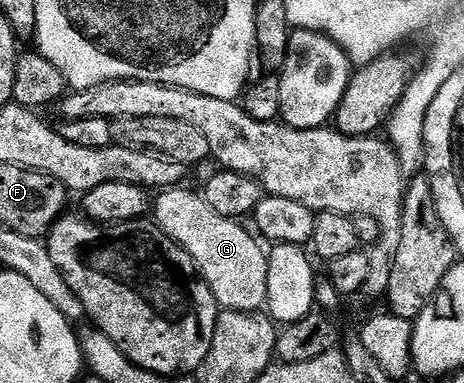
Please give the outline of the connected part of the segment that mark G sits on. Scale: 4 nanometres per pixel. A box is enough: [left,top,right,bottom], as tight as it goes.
[153,186,268,312]

